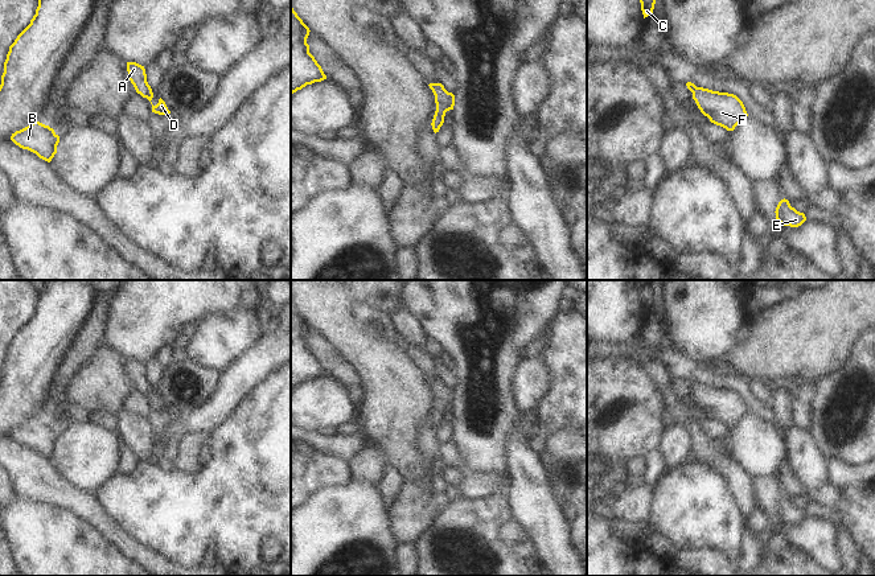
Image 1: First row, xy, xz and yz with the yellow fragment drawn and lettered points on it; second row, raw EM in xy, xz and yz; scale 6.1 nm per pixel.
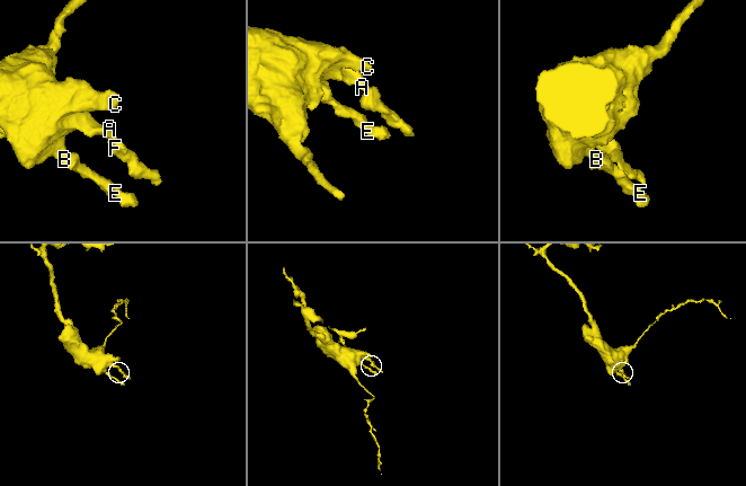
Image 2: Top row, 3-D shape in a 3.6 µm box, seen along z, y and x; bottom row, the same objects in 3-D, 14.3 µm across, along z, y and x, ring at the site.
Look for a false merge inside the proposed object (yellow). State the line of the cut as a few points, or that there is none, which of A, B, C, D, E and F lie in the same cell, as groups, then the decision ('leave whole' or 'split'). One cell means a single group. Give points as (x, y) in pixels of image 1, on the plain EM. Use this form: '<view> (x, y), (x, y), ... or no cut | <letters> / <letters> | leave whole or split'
no cut | A B C D E F | leave whole

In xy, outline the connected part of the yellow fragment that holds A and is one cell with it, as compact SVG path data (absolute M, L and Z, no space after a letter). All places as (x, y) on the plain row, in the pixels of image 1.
M127 358L127 367L128 367L128 375L133 380L136 388L151 398L153 394L153 388L147 378L147 370L144 362L136 358Z

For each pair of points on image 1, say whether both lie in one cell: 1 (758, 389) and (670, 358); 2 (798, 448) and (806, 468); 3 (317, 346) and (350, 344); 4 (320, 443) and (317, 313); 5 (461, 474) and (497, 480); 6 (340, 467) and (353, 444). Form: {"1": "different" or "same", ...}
{"1": "different", "2": "same", "3": "different", "4": "different", "5": "different", "6": "different"}

